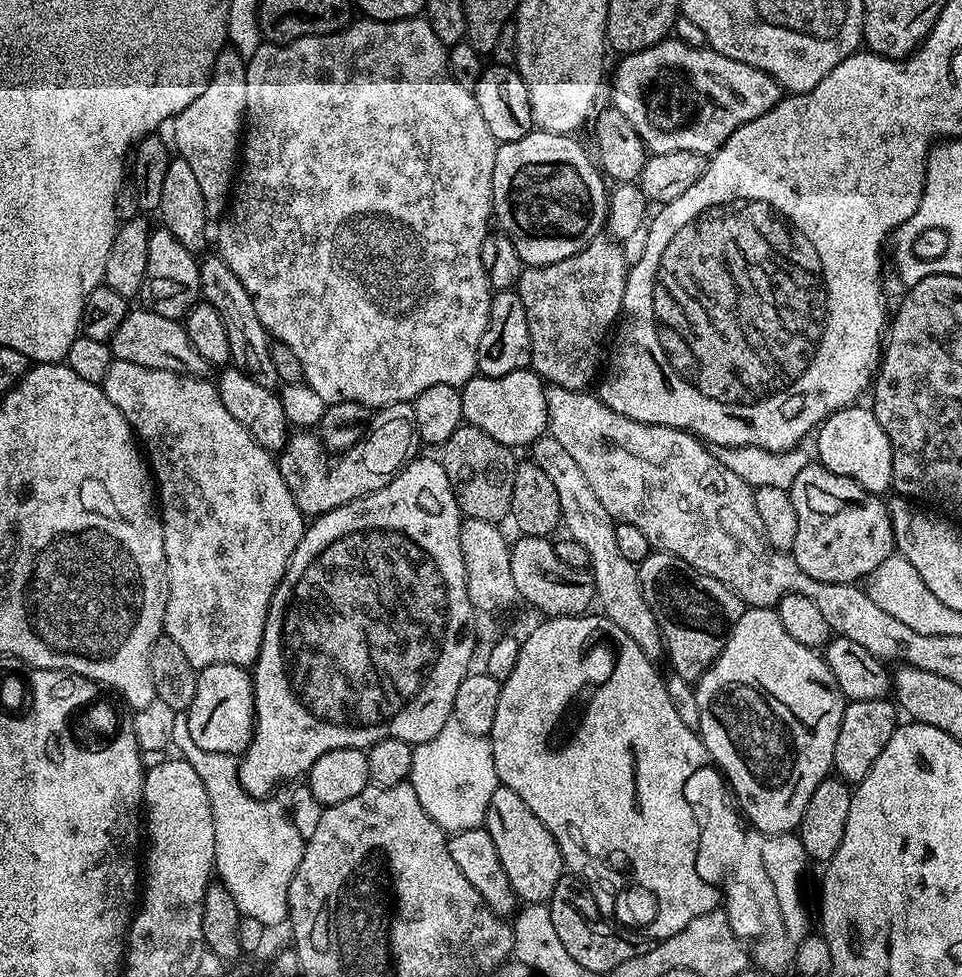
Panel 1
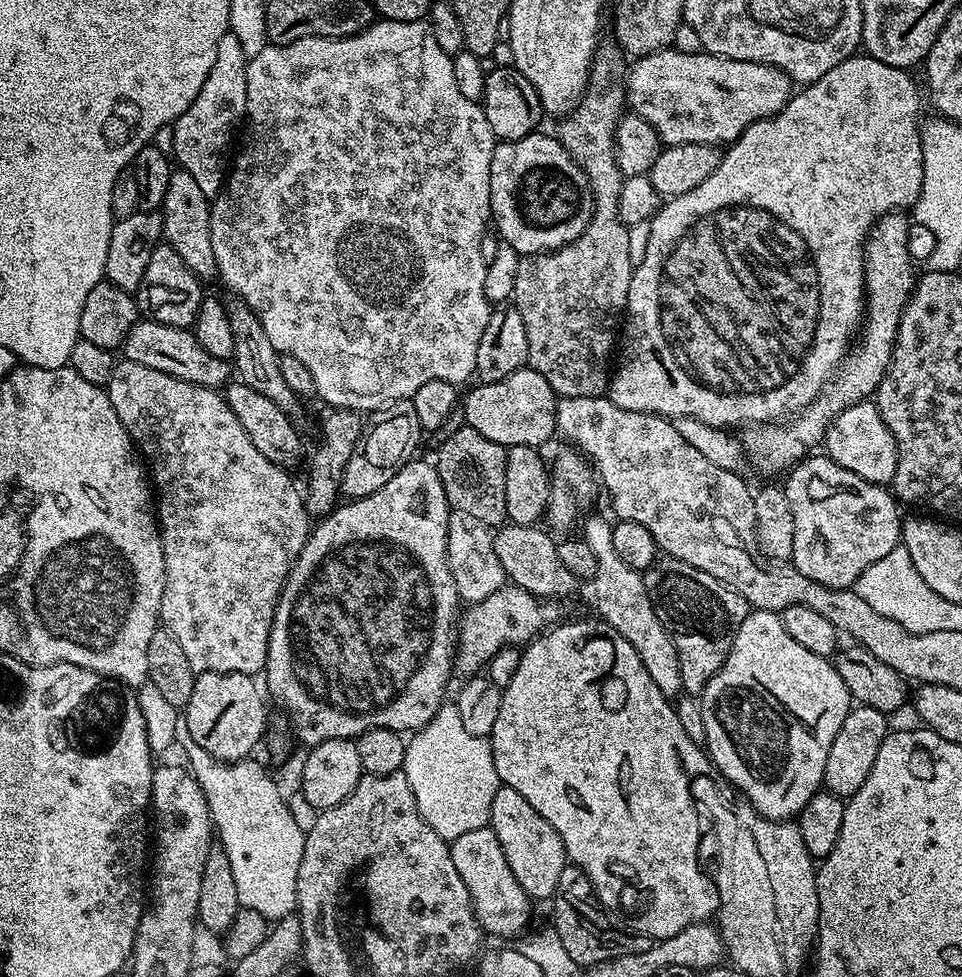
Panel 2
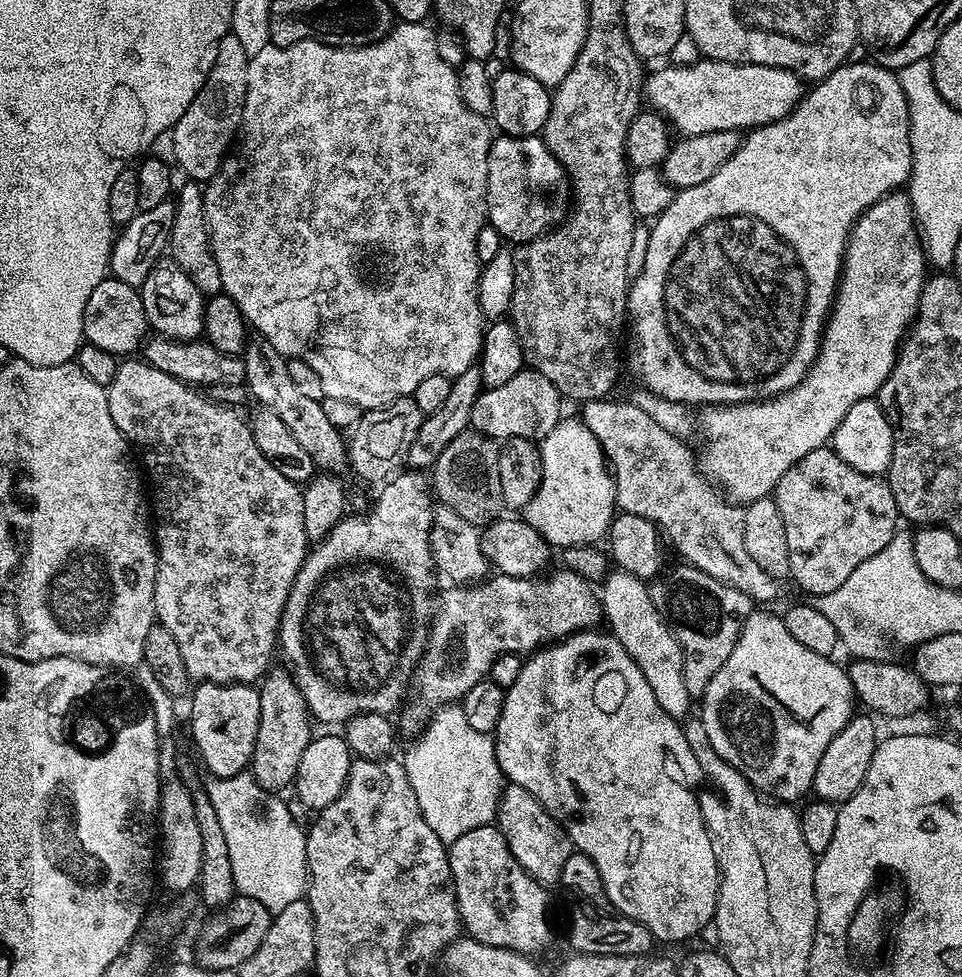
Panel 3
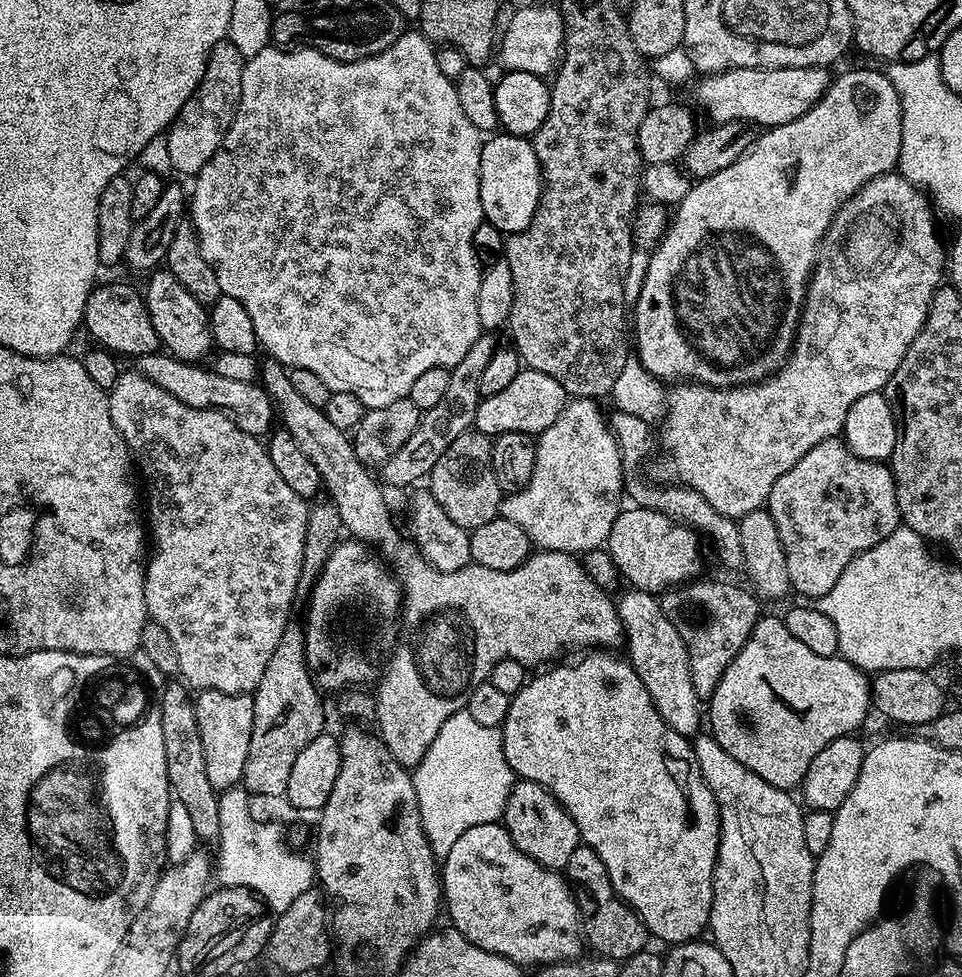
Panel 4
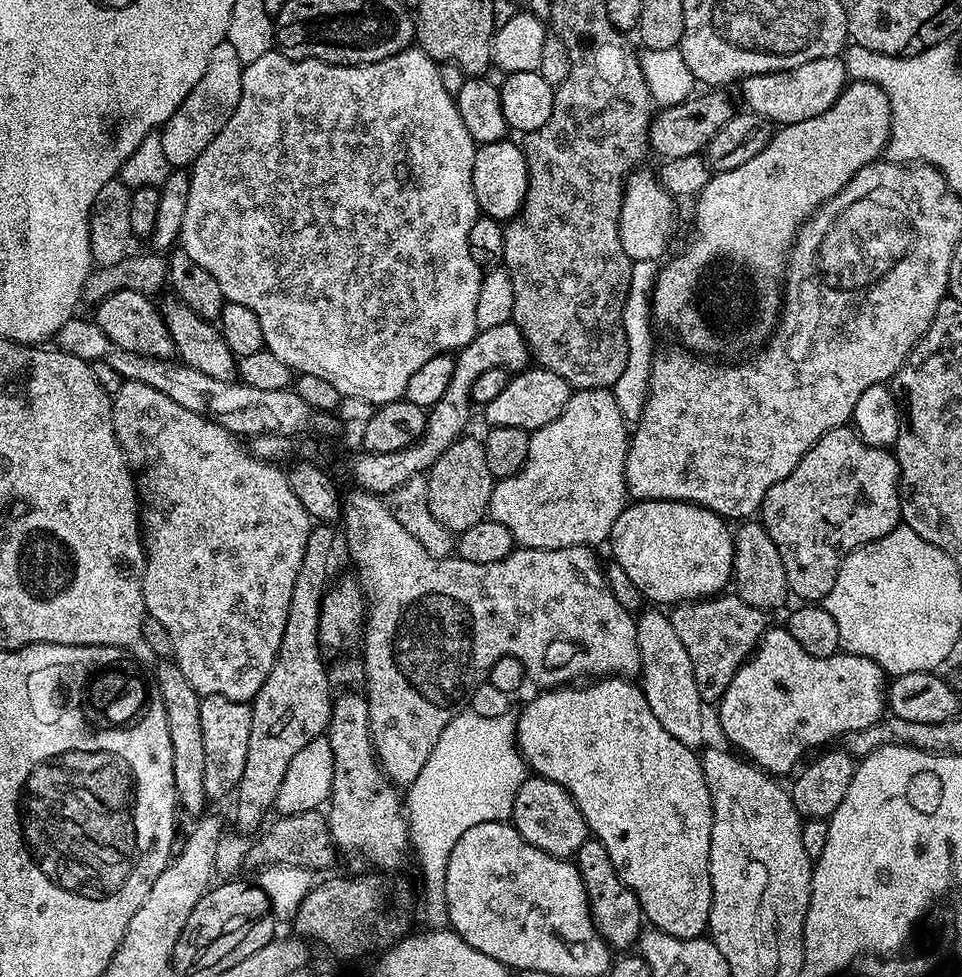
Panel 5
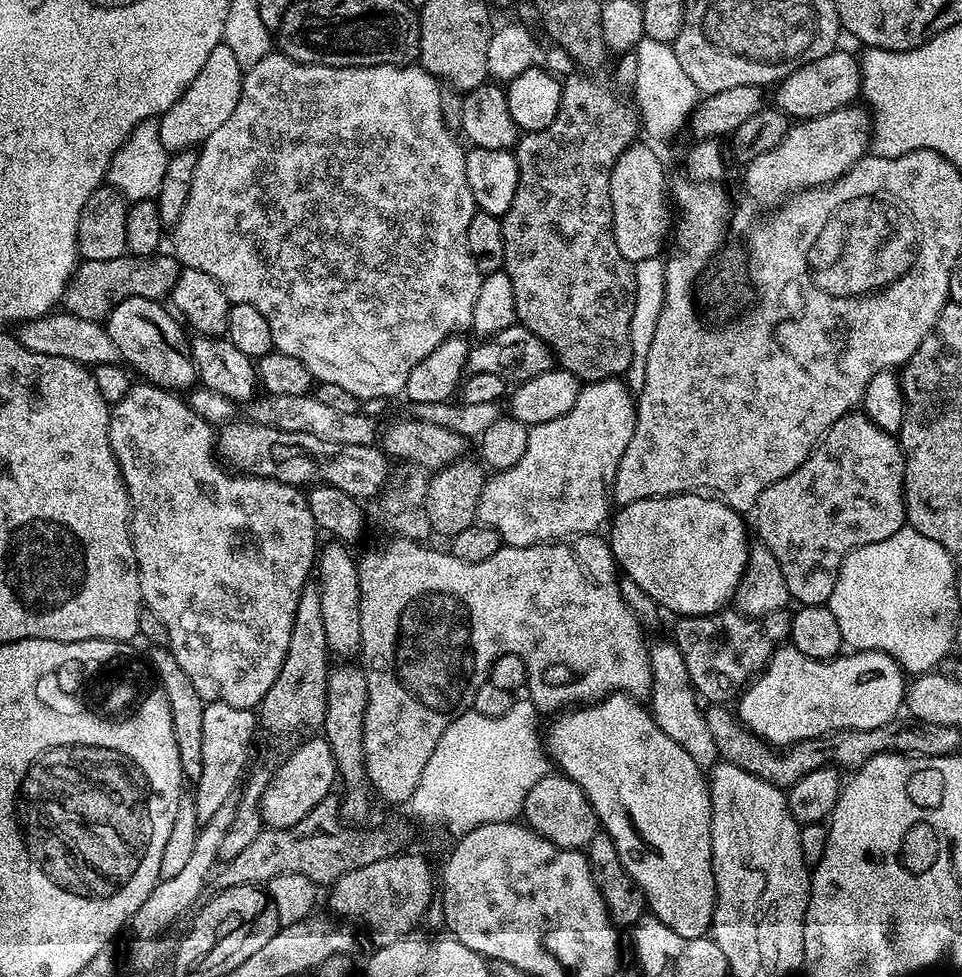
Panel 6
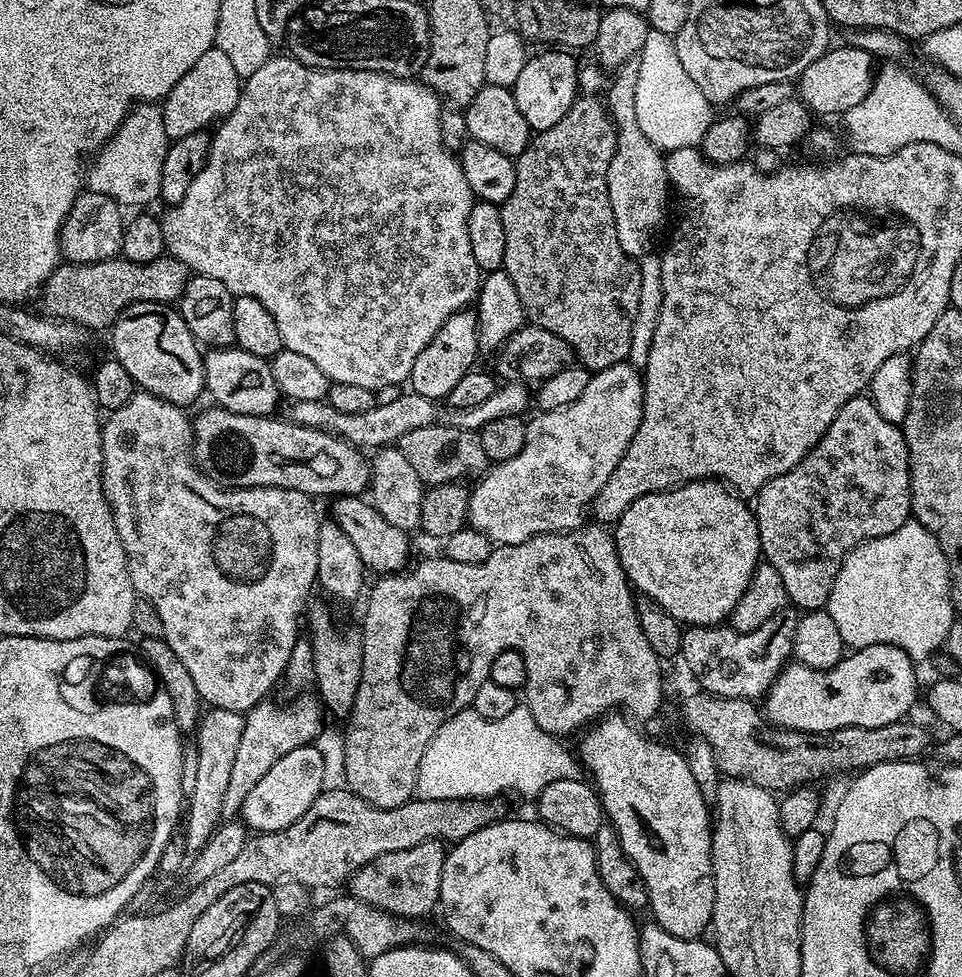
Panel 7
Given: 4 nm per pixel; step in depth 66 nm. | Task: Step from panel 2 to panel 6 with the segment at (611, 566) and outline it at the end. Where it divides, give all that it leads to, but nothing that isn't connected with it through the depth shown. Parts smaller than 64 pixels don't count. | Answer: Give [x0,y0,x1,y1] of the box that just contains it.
[648,639,718,770]

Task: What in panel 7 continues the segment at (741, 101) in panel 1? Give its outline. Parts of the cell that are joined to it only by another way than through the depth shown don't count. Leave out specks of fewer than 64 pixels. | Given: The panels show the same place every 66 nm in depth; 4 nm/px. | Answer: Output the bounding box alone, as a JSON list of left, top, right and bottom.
[798,46,874,117]

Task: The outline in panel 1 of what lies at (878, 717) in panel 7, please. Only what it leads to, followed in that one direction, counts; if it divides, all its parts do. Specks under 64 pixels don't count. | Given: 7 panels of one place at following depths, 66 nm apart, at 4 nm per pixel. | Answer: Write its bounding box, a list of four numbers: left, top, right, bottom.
[694,606,846,836]

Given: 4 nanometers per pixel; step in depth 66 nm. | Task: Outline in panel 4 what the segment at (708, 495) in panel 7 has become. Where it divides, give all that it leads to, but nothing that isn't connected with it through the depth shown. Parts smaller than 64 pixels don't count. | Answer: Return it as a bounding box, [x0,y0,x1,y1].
[606,507,701,594]

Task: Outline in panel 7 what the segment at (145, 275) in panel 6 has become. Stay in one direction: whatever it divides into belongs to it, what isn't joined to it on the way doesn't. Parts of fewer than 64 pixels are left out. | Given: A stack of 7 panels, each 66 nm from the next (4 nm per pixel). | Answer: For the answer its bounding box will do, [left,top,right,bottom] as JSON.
[38,254,190,330]

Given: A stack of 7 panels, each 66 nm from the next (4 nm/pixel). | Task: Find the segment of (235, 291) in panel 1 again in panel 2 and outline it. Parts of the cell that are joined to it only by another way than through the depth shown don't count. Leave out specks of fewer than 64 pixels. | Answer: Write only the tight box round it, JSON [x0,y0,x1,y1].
[224,298,302,414]

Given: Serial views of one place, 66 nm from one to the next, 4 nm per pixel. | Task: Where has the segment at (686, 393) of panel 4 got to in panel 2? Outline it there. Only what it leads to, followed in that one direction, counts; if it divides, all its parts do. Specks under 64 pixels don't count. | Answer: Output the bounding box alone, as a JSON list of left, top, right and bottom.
[742,212,917,472]

